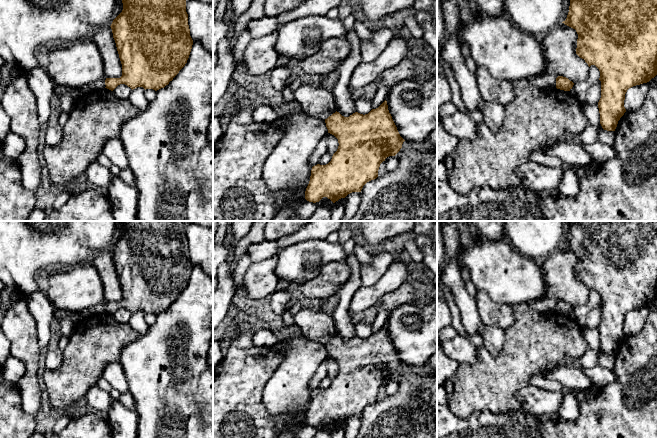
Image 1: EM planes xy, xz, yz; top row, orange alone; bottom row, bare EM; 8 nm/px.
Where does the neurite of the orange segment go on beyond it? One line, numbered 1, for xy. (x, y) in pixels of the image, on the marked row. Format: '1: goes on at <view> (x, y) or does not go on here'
1: does not go on here

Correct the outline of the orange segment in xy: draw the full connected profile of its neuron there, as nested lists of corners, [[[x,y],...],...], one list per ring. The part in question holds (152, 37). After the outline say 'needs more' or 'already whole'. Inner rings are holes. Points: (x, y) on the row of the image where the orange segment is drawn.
[[[122,0],[122,3],[122,12],[110,26],[122,64],[122,76],[106,78],[105,88],[113,91],[120,84],[125,84],[132,90],[137,87],[155,91],[164,88],[185,66],[192,49],[186,0]]]; already whole

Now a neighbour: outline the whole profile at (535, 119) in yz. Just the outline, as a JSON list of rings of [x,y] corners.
[[[527,79],[514,81],[513,87],[515,97],[504,108],[505,121],[501,129],[493,131],[482,122],[477,125],[475,140],[459,140],[455,150],[443,160],[447,181],[456,193],[465,195],[477,187],[501,190],[519,186],[521,180],[516,169],[528,162],[532,153],[558,141],[575,141],[587,126],[582,104],[570,91],[539,90]]]

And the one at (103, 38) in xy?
[[[104,27],[95,31],[91,34],[91,38],[102,56],[104,76],[107,78],[120,78],[122,76],[122,64],[111,27]]]

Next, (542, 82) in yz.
[[[539,75],[529,80],[531,86],[539,90],[552,90],[556,88],[556,78],[551,75]]]

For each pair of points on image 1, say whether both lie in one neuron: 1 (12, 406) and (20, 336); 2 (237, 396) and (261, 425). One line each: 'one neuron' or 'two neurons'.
1: two neurons
2: one neuron

